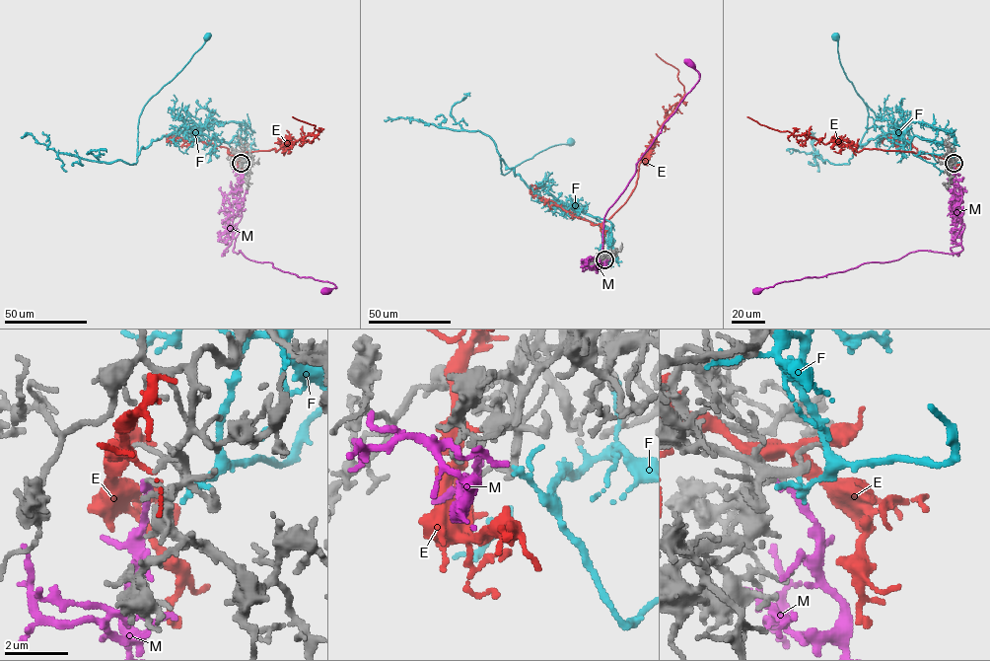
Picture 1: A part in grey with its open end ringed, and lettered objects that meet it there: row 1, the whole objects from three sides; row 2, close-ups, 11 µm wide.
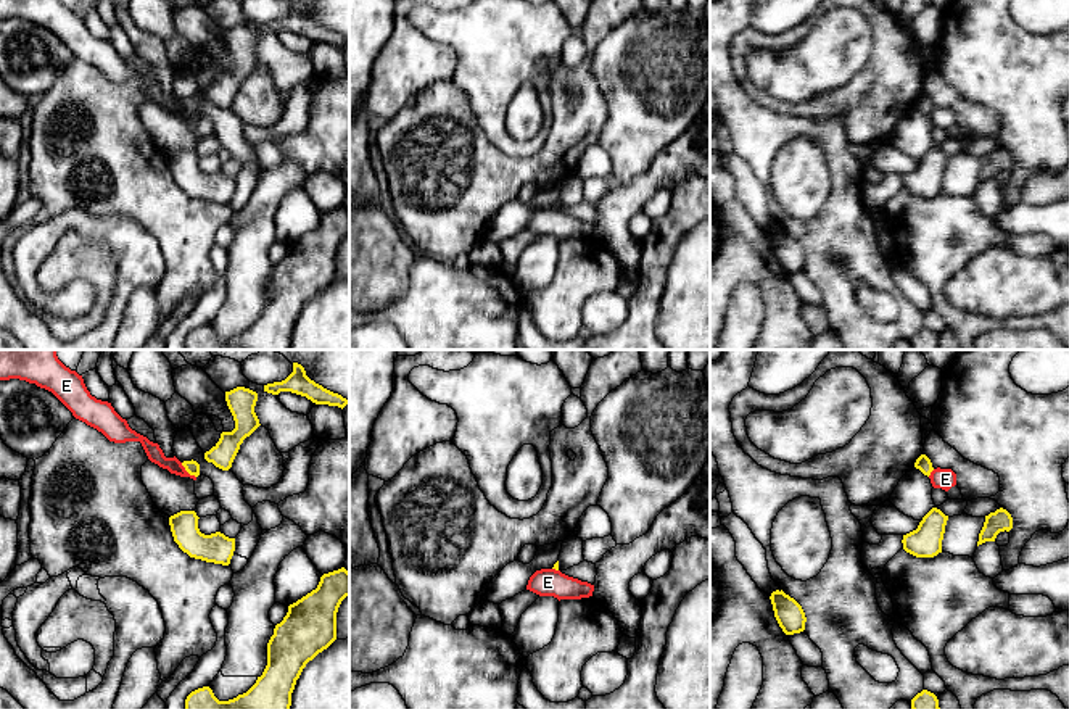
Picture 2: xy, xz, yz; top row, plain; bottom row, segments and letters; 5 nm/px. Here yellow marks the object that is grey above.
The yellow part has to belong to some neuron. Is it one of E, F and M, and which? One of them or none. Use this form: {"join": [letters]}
{"join": []}

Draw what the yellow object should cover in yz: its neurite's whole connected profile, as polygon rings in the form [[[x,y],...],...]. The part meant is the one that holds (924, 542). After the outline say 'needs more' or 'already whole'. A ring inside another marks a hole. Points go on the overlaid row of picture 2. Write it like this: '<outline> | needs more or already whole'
[[[932,508],[918,529],[903,535],[903,549],[916,558],[934,558],[942,553],[942,540],[948,516]]] | already whole

